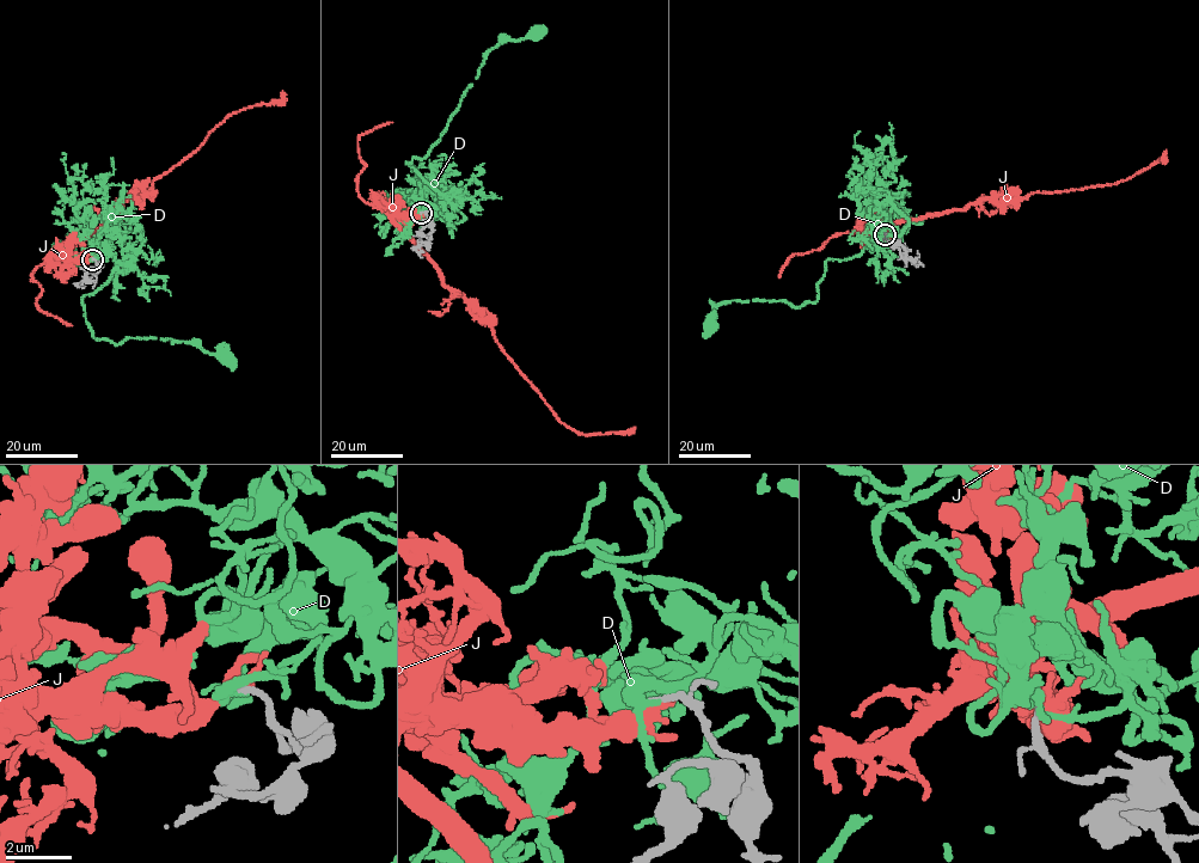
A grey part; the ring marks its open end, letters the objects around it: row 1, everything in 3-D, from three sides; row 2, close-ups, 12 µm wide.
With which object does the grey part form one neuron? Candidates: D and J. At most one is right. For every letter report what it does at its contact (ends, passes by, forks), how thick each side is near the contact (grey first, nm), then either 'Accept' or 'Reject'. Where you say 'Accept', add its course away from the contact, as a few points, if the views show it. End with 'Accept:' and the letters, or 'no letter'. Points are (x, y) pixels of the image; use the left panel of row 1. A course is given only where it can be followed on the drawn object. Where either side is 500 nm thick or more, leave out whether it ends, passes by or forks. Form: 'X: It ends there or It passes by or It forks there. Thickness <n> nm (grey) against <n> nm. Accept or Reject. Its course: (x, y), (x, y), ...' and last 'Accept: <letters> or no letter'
D: It passes by. Thickness 200 nm (grey) against 320 nm. Accept. Its course: (92, 259), (115, 228), (135, 251), (81, 299), (95, 337), (170, 340), (226, 355)
J: It passes by. Thickness 200 nm (grey) against 340 nm. Reject
Accept: D

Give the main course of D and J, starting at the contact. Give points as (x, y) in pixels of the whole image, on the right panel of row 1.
D: (885, 234), (879, 227), (892, 208), (907, 221), (900, 234), (826, 261), (815, 301), (727, 301), (710, 323)
J: (886, 234), (885, 226), (990, 196), (1019, 199), (1114, 184), (1164, 160), (1166, 150)

